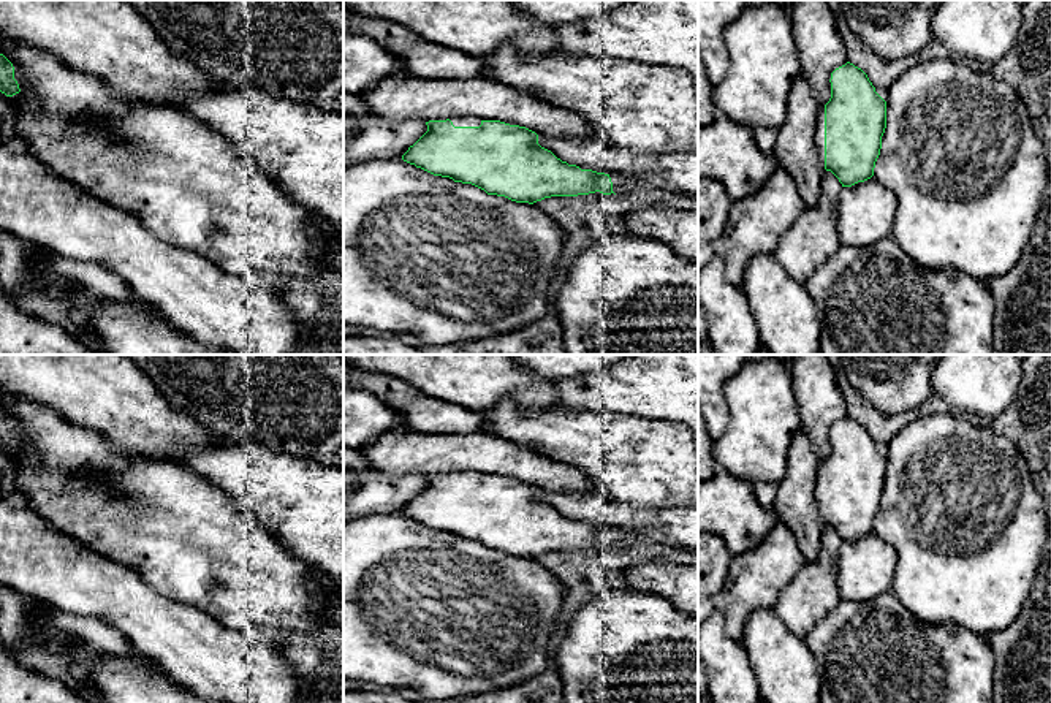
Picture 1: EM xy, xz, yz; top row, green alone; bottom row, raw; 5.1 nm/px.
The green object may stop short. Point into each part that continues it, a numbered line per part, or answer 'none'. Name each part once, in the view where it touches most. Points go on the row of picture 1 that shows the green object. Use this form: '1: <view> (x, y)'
1: yz (820, 121)

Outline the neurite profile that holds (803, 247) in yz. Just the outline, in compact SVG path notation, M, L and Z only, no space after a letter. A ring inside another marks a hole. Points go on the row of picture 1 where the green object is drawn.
M825 169L818 204L806 207L779 238L774 256L801 285L806 285L826 258L840 247L837 238L840 190L839 179Z

